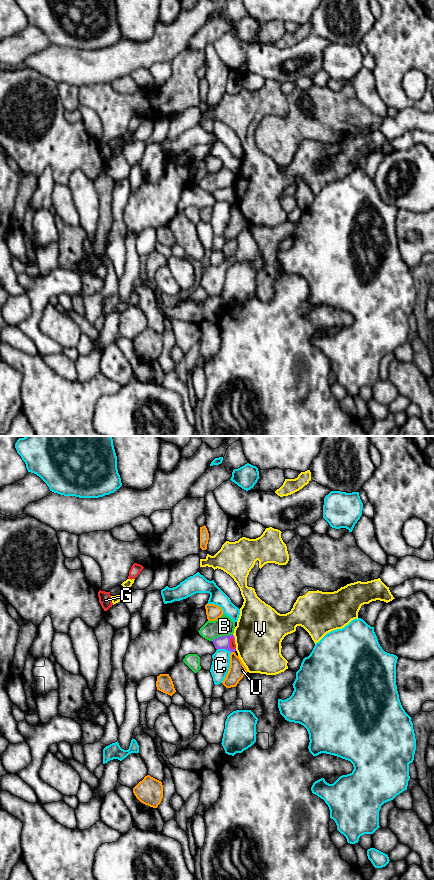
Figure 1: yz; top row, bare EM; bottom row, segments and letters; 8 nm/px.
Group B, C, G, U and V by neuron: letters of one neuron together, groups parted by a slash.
B / C / G / U / V

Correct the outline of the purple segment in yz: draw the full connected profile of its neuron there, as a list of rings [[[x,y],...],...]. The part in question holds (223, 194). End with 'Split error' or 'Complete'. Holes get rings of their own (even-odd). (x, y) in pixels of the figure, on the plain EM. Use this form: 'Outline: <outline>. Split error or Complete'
Outline: [[[233,186],[218,189],[214,191],[212,194],[216,201],[226,201],[230,204],[236,203],[235,189]]]. Split error

